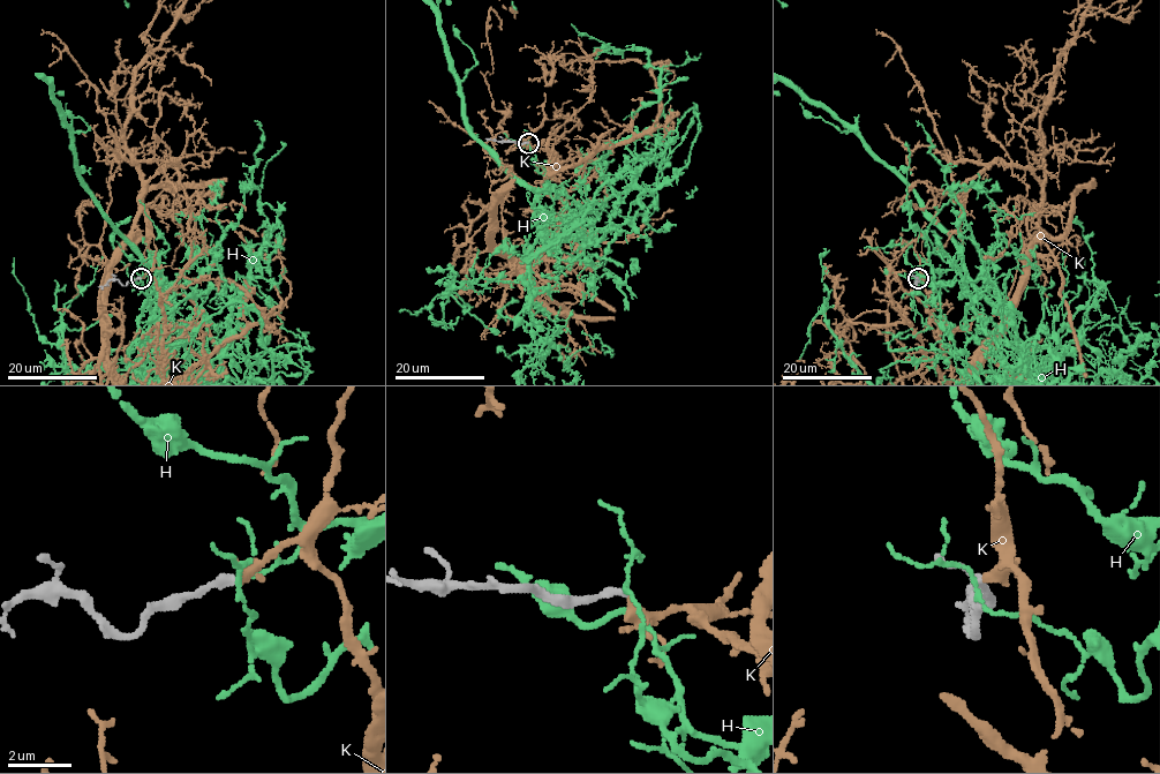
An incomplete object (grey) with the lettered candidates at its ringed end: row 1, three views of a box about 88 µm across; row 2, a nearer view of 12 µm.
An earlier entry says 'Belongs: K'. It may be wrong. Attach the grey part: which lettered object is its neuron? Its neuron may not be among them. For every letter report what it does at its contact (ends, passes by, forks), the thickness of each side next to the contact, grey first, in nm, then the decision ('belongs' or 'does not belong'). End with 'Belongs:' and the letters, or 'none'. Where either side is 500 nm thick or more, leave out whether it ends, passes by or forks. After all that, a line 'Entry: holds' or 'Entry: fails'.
H: it passes by; 240 nm thick on the grey side, 130 nm on the other; does not belong
K: it forks there; 240 nm thick on the grey side, 240 nm on the other; belongs
Belongs: K
Entry: holds

